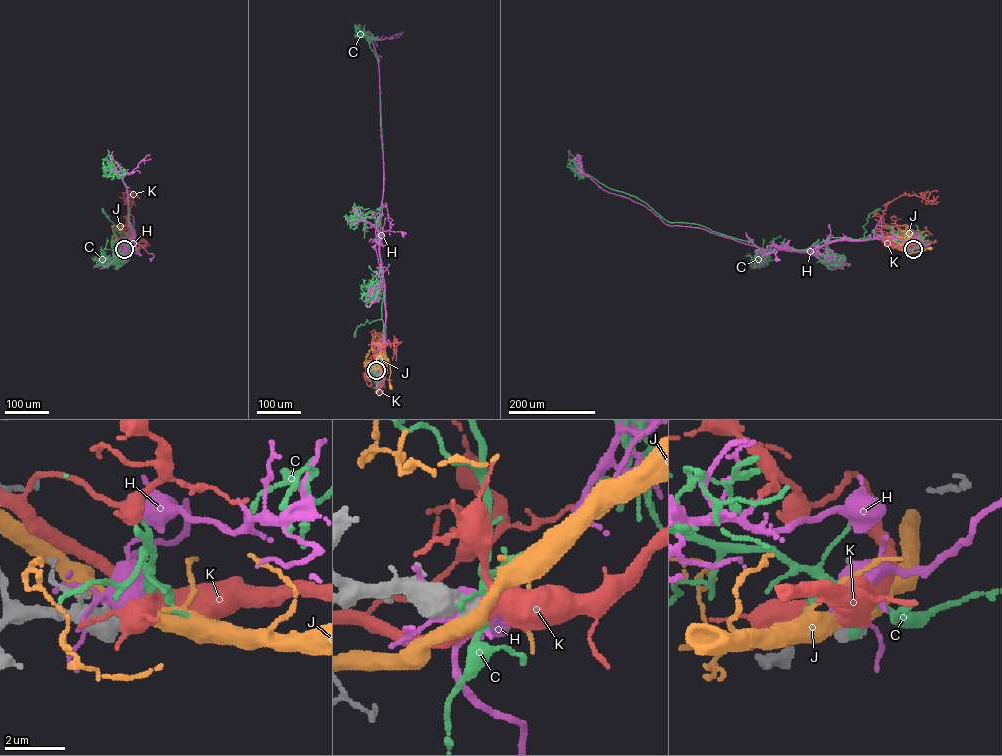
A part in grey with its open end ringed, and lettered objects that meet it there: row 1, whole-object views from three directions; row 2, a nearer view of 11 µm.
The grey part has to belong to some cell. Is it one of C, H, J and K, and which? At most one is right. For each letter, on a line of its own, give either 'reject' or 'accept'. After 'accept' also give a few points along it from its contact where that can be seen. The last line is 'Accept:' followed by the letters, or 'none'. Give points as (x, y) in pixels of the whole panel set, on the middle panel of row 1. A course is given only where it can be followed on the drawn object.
C: reject
H: reject
J: reject
K: reject
Accept: none

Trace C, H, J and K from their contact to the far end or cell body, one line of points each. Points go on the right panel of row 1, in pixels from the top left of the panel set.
C: (913, 249), (909, 247), (914, 243), (904, 240), (862, 241), (866, 231), (862, 226), (869, 214), (877, 211)
H: (913, 249), (917, 246), (905, 240), (884, 236), (836, 241), (804, 250), (780, 249), (773, 243), (777, 259)
J: (913, 249), (901, 249), (911, 253), (930, 248)
K: (913, 249), (907, 242), (910, 245), (935, 241)

